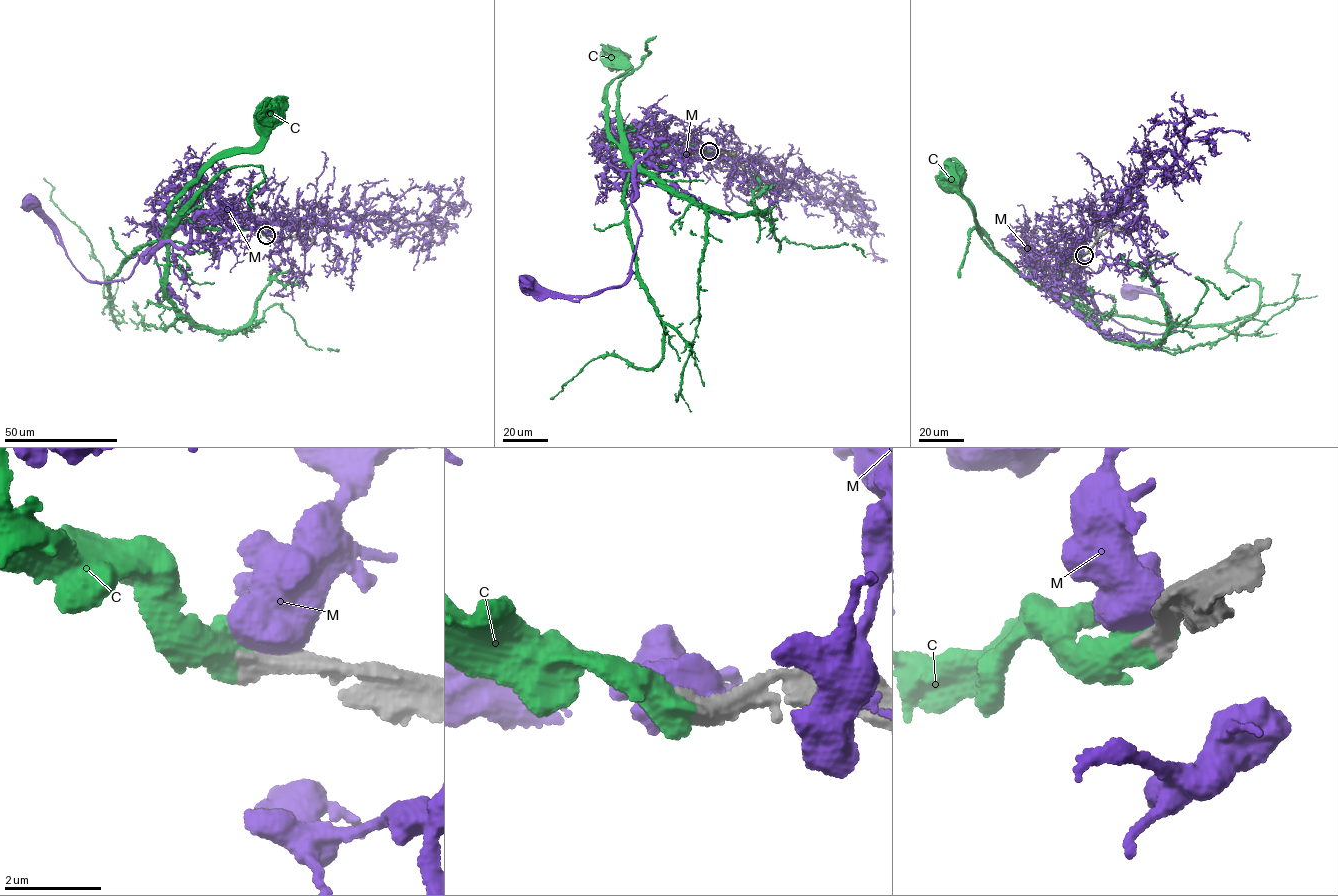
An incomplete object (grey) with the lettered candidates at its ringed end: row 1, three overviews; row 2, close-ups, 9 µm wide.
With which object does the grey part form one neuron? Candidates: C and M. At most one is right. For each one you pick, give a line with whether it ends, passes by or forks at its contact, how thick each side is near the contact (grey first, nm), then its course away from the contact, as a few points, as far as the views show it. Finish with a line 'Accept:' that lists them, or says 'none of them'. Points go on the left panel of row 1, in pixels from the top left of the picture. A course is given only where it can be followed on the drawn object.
C: it ends | 500/650 nm | via (266, 235), (247, 228), (173, 223), (170, 211), (215, 162), (258, 142), (259, 122), (268, 108)
Accept: C

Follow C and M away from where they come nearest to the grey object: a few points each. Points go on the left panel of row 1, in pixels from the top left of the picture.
C: (266, 235), (247, 228), (173, 223), (170, 211), (215, 162), (258, 142), (259, 122), (268, 108)
M: (267, 235), (271, 226), (245, 218), (197, 217), (138, 257), (124, 280), (96, 283), (29, 205)

